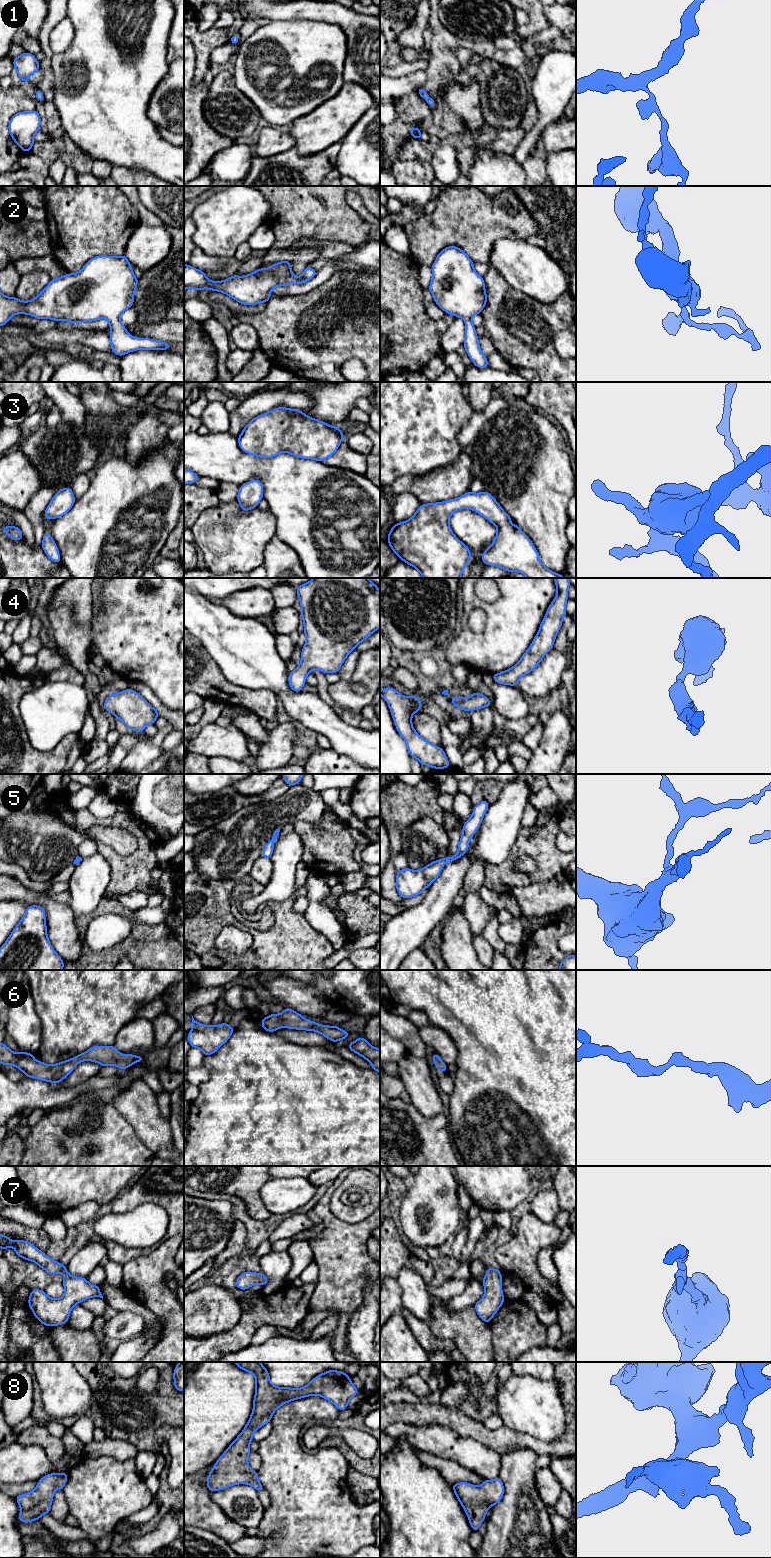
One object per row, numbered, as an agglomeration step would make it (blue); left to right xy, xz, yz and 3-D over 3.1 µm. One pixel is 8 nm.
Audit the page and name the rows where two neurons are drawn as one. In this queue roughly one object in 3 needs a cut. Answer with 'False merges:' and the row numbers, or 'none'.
False merges: none

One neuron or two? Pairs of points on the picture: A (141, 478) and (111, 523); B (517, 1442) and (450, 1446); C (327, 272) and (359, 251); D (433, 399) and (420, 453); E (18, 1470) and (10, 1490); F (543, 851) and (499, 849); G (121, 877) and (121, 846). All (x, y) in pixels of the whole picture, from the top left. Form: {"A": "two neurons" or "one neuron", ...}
{"A": "one neuron", "B": "two neurons", "C": "one neuron", "D": "one neuron", "E": "two neurons", "F": "two neurons", "G": "two neurons"}

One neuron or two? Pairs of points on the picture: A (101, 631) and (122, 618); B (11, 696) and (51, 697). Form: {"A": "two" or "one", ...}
{"A": "one", "B": "two"}

